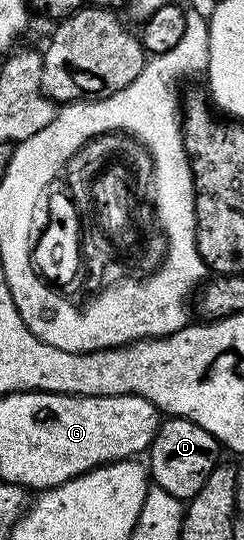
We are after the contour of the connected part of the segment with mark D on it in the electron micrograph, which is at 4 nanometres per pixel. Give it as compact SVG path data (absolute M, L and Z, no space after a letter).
M167 417L159 425L156 436L148 451L148 473L153 485L172 496L189 500L204 488L204 480L212 476L212 468L220 464L218 458L220 443L216 441L200 424L192 424L192 420Z

